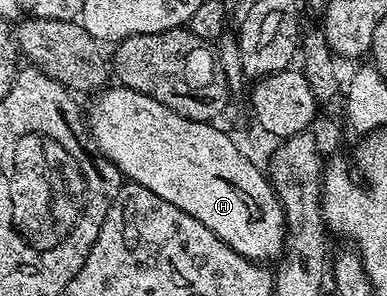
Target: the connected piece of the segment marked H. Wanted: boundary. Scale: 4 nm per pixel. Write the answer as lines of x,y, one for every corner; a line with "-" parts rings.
109,85
104,88
96,96
98,98
93,103
93,108
87,111
87,131
94,139
96,150
104,155
110,163
113,163
121,170
122,176
130,183
138,183
147,189
151,189
151,193
155,193
155,197
163,197
163,201
171,201
171,205
175,205
175,209
183,209
183,213
187,213
191,217
195,217
195,221
199,221
203,225
207,225
211,229
211,233
215,233
215,237
219,237
227,244
232,251
239,253
243,257
254,261
269,261
265,259
276,260
285,249
285,214
281,208
281,203
277,200
277,194
273,191
273,187
269,184
268,174
264,170
261,171
237,148
237,143
225,131
220,131
217,125
213,123
200,123
199,121
191,121
187,117
183,117
179,113
175,113
171,109
167,109
167,105
159,105
159,101
155,101
155,97
147,97
143,93
139,93
130,87
122,87
120,85

